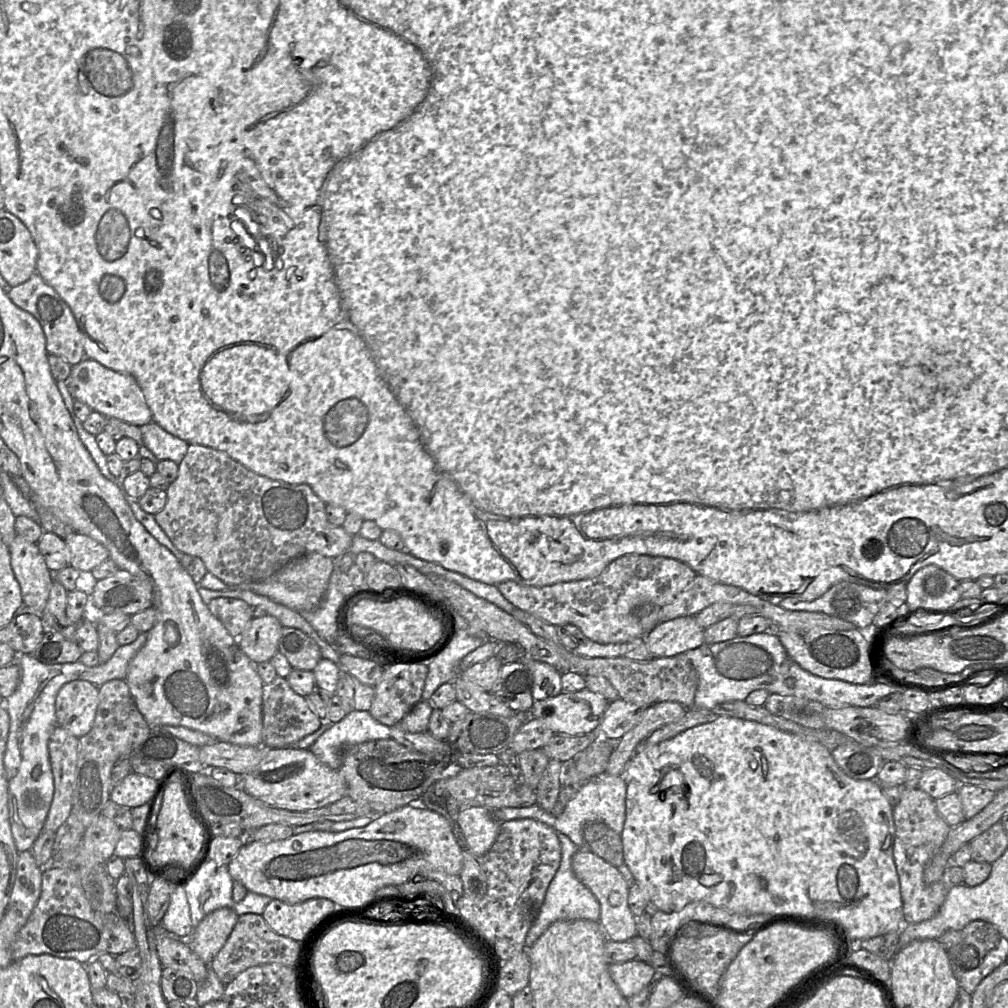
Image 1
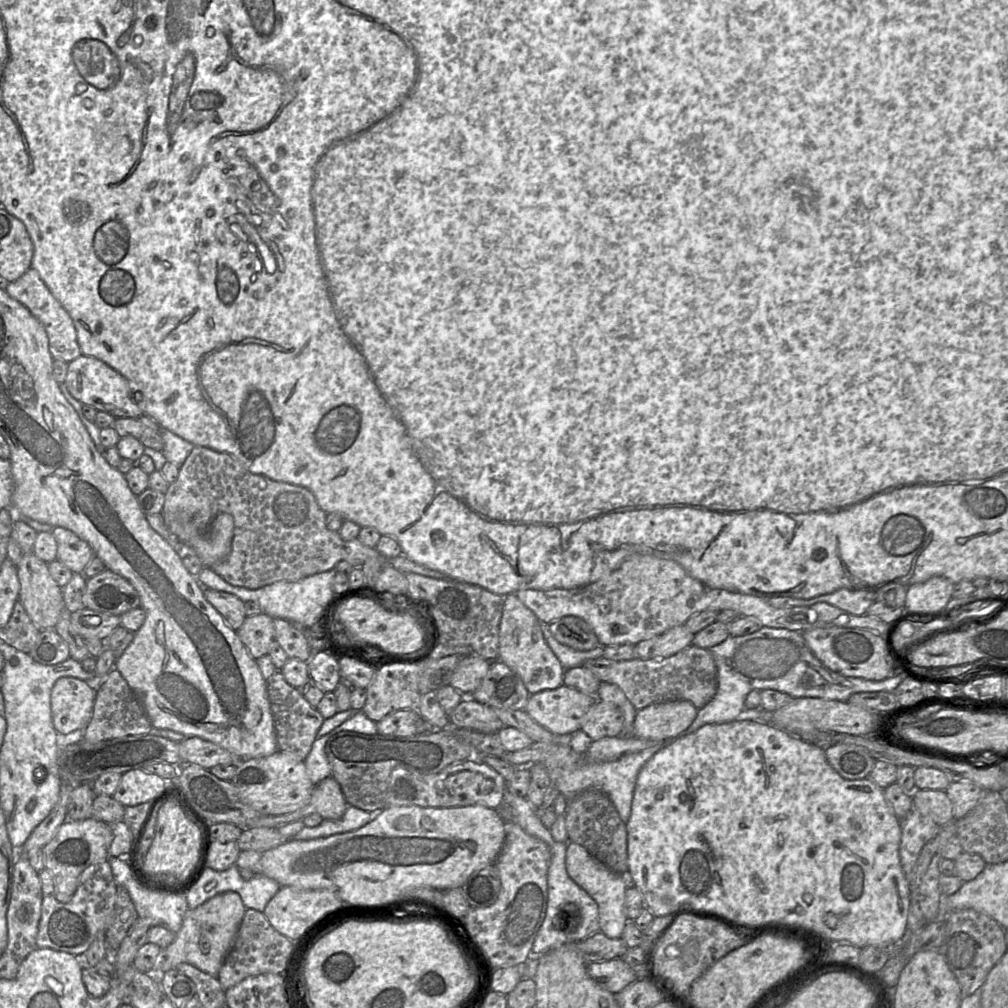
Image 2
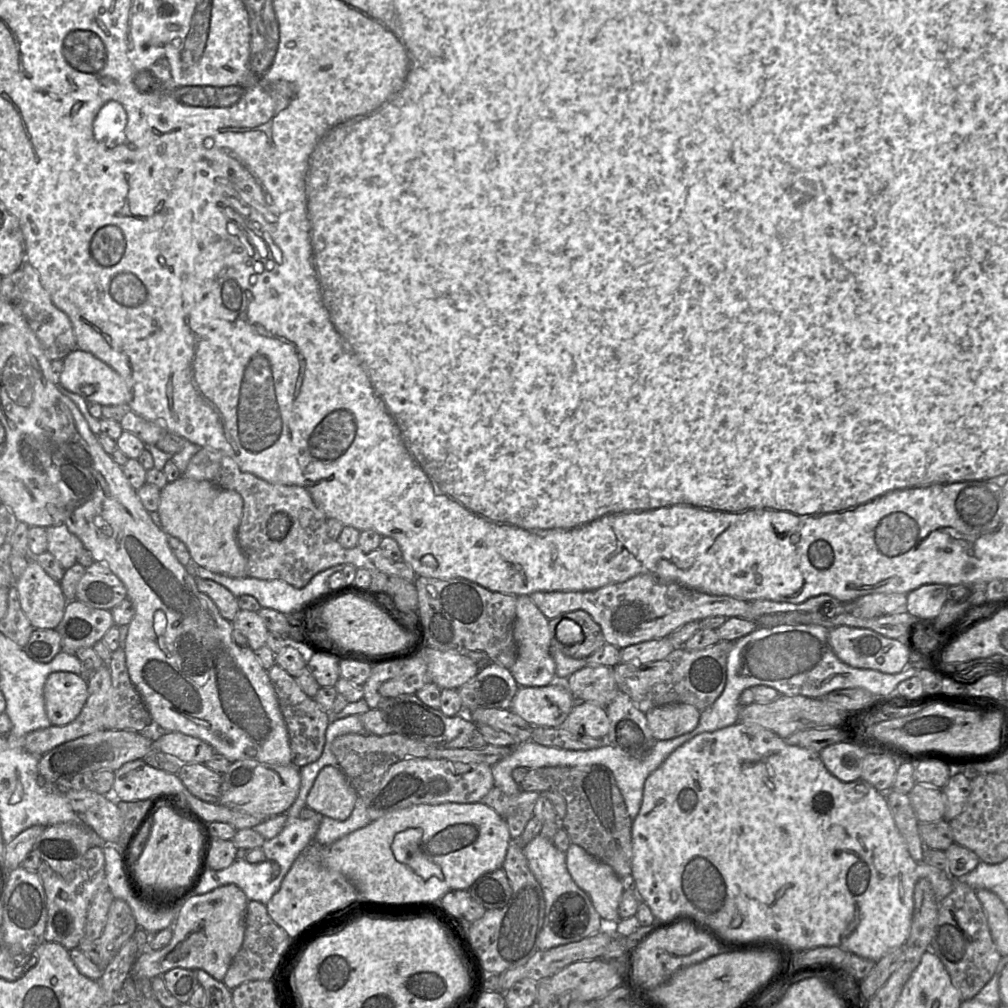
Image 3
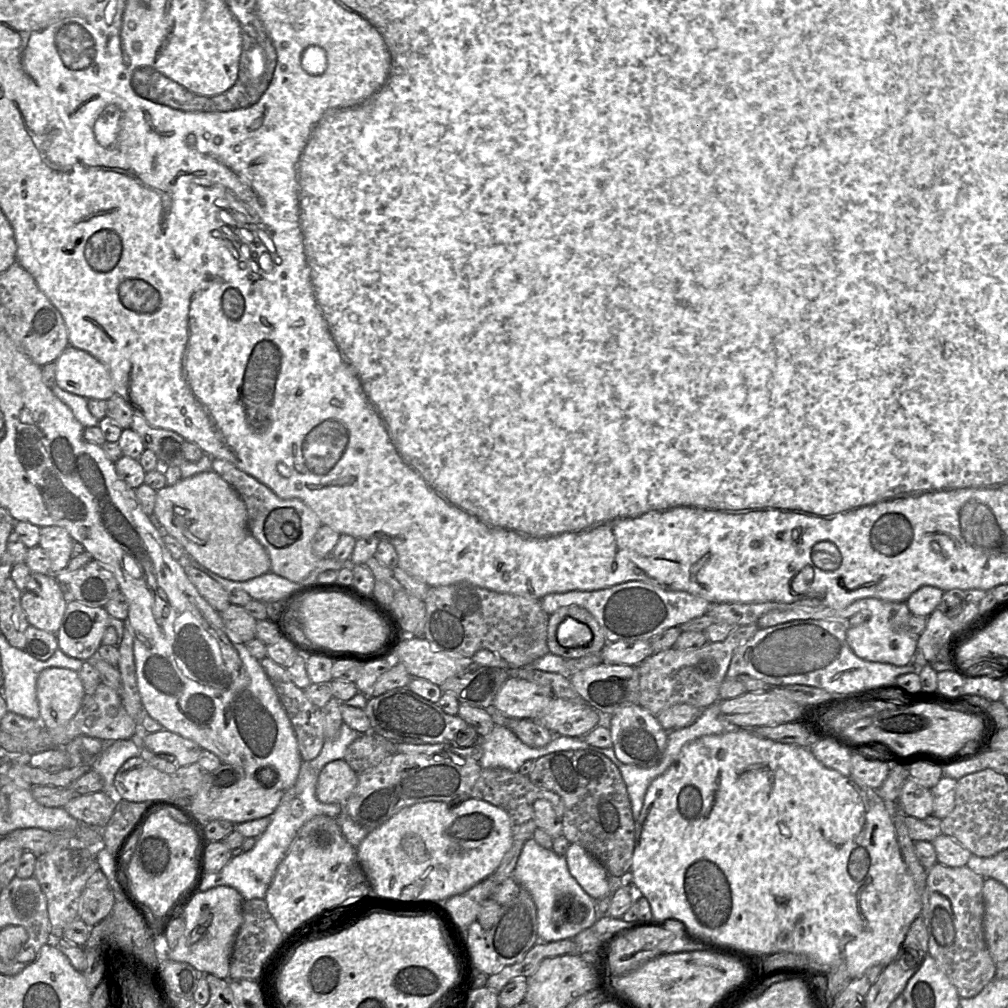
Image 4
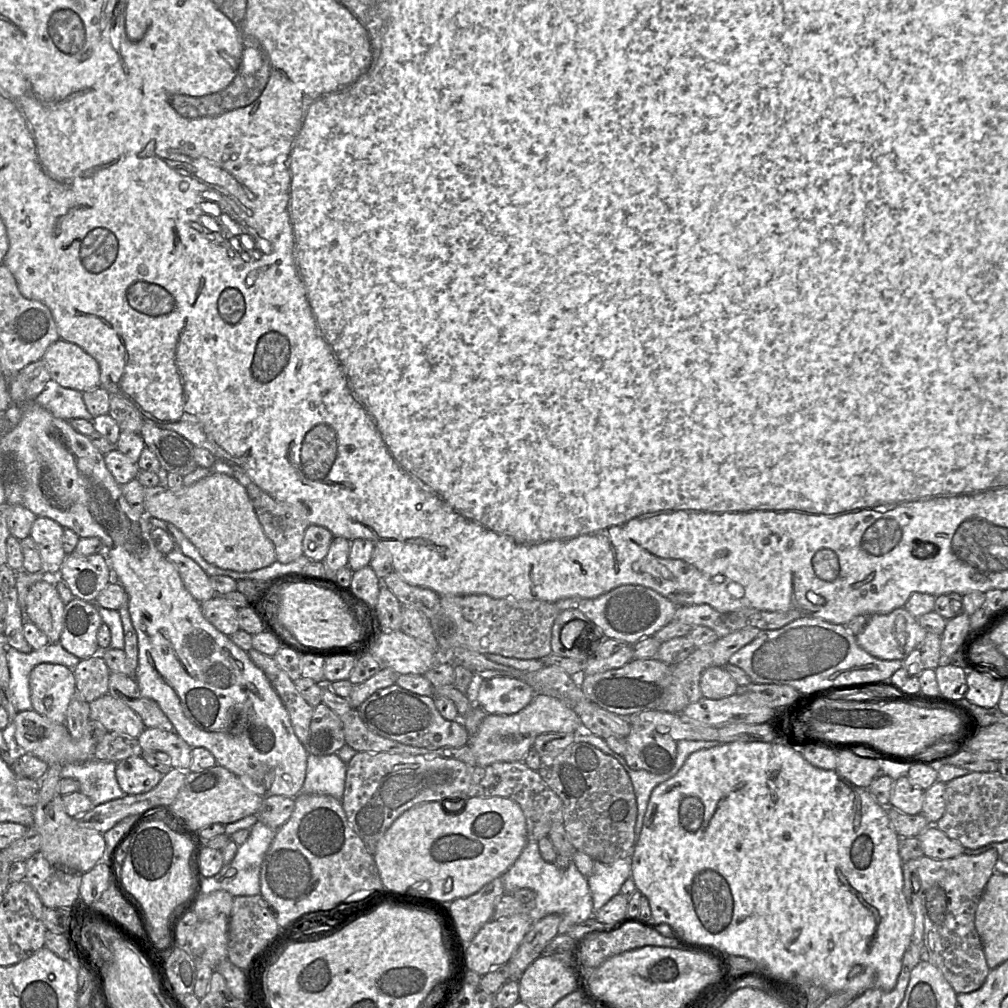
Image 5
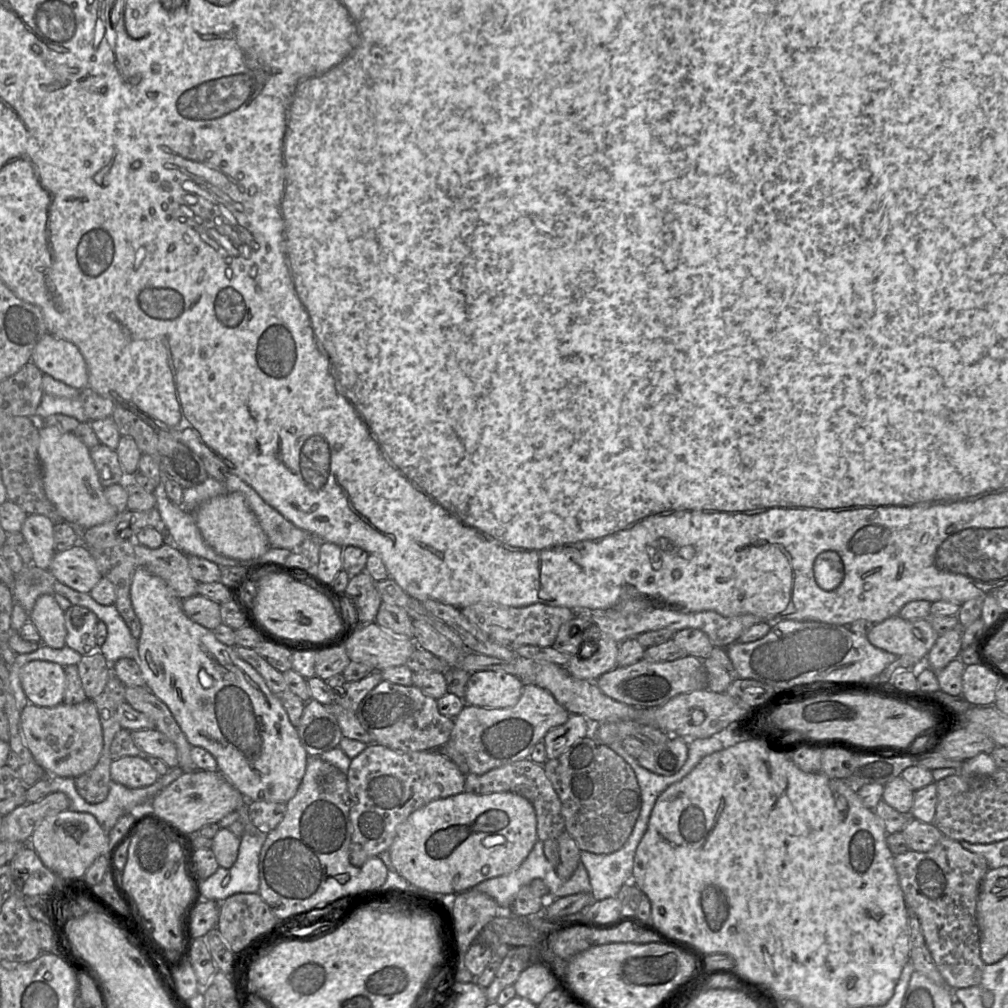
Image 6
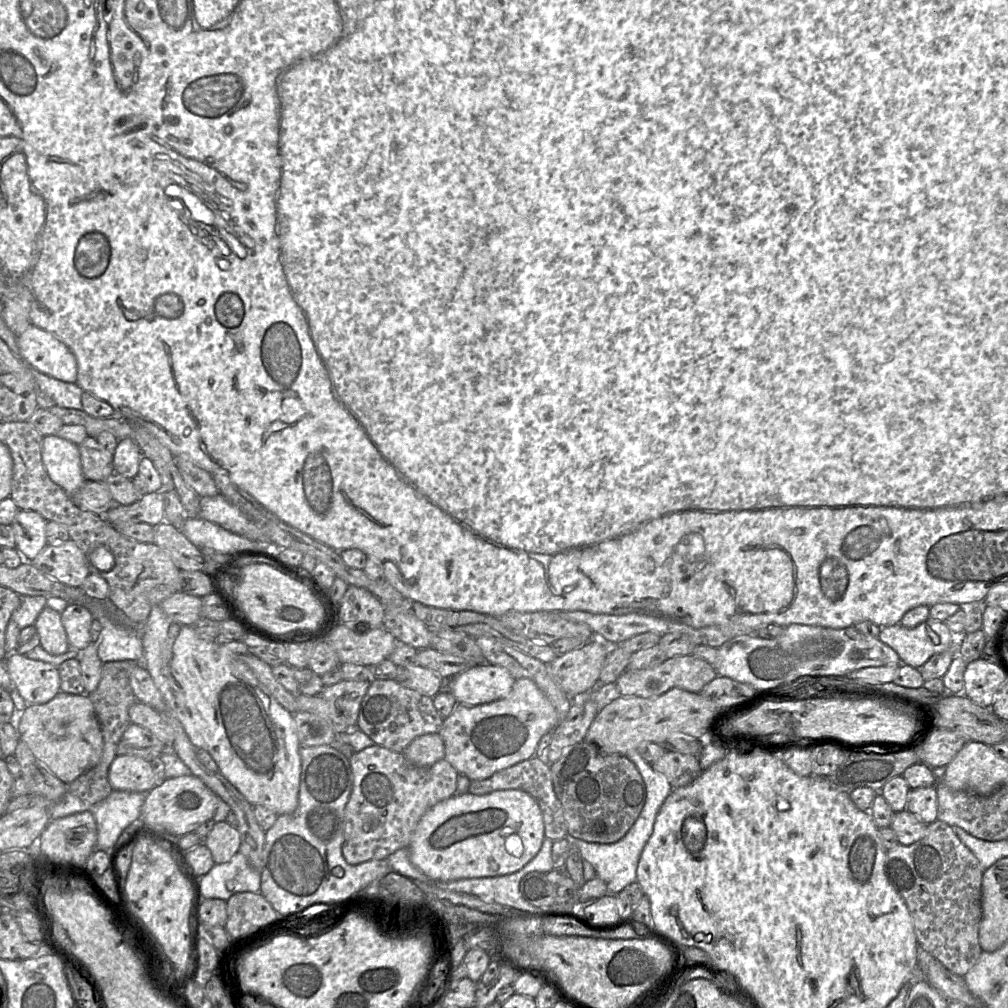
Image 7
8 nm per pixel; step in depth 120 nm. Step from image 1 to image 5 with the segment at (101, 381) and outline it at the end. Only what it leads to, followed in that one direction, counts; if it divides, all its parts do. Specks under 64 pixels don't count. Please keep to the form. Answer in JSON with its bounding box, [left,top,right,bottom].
[41,339,100,392]

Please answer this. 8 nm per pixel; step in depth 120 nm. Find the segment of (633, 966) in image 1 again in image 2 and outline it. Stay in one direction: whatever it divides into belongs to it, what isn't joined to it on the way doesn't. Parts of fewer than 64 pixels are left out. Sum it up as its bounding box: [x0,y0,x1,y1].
[587,957,638,994]

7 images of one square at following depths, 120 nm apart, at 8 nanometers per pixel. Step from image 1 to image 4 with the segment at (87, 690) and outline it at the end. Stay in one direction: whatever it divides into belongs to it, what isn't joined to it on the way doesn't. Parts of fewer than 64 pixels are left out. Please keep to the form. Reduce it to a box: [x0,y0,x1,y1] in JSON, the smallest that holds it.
[36,667,85,729]

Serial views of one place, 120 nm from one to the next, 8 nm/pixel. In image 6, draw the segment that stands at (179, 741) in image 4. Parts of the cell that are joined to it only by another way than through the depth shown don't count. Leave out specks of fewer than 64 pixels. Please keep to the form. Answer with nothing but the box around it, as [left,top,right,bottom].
[131,729,178,768]

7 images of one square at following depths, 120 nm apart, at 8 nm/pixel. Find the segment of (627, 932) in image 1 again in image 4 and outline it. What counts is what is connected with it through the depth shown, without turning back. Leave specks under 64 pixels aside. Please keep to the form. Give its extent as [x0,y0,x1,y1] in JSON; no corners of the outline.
[565,843,611,900]

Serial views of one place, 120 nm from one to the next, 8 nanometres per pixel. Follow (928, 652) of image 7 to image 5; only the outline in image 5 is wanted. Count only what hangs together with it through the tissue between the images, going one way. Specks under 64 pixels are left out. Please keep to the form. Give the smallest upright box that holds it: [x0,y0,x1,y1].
[855,607,927,660]

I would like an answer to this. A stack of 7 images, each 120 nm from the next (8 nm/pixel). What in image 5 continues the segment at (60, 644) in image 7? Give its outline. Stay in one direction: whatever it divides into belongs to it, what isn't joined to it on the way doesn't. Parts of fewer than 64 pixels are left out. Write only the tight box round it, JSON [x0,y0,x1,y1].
[24,581,65,643]

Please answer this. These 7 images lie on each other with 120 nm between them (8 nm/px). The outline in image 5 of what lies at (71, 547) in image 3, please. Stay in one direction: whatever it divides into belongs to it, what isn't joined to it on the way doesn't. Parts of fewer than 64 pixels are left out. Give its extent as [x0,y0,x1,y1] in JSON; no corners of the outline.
[30,517,67,575]

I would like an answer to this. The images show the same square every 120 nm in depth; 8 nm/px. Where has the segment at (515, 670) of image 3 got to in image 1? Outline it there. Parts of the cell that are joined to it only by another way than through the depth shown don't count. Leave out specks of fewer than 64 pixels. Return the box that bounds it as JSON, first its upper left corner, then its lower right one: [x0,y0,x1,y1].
[521,655,562,701]

